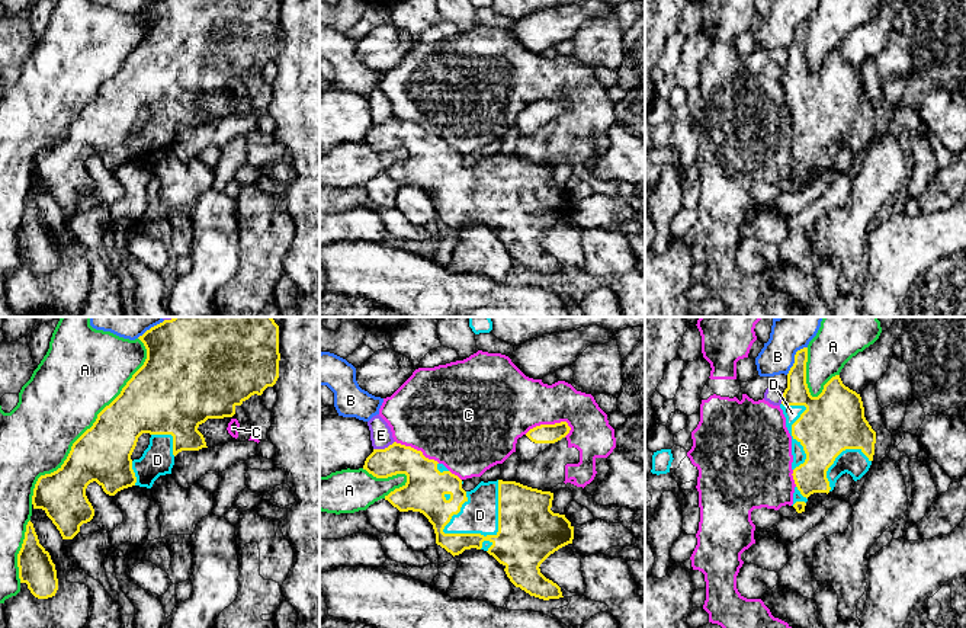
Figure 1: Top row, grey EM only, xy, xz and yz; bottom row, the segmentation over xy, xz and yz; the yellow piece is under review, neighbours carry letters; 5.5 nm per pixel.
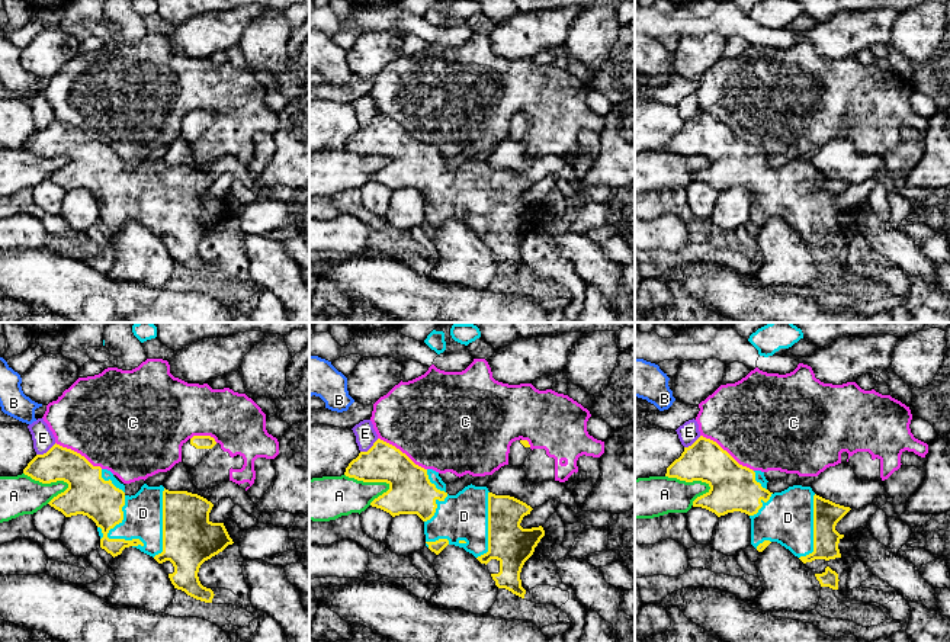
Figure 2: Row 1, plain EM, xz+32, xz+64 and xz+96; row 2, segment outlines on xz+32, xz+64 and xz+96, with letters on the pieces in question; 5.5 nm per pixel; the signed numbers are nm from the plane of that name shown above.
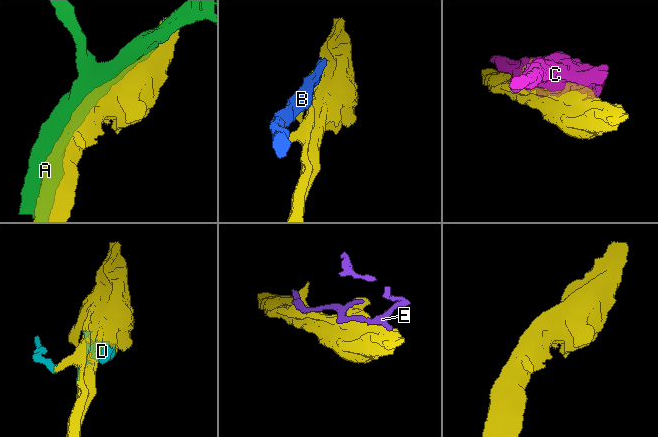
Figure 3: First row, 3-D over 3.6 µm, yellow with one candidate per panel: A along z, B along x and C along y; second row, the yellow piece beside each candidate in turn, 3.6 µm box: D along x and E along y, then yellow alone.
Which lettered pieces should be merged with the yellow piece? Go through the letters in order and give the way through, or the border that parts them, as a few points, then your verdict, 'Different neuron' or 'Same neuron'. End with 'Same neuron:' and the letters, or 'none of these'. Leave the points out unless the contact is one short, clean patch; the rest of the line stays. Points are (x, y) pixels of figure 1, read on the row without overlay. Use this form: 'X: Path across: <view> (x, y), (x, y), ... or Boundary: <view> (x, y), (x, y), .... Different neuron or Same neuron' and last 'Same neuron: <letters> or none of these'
A: Different neuron
B: Different neuron
C: Different neuron
D: Same neuron
E: Different neuron
Same neuron: D

